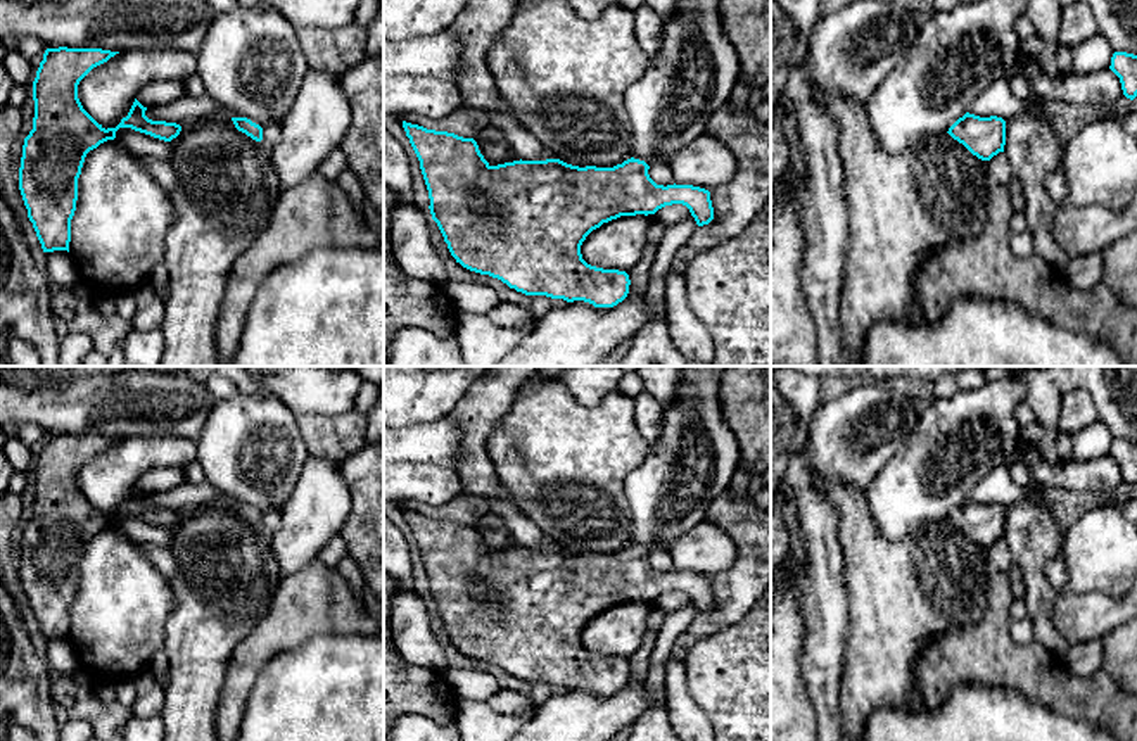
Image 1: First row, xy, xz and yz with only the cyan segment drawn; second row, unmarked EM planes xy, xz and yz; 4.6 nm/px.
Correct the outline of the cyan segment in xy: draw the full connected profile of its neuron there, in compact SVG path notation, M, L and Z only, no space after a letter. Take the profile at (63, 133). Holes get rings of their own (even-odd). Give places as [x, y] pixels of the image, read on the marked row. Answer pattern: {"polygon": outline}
{"polygon": "M47 48L36 71L36 78L33 81L33 130L24 138L22 145L19 190L43 252L69 252L71 219L78 200L78 178L90 150L107 140L114 140L119 128L131 128L164 142L171 142L181 131L181 126L176 123L149 119L145 116L147 107L143 107L137 98L128 116L123 117L116 128L107 130L83 109L78 98L79 81L93 67L107 62L116 54L119 52L102 48Z"}

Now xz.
{"polygon": "M406 121L403 128L420 161L432 219L451 256L463 268L498 278L525 295L613 307L627 297L631 280L626 271L596 268L582 259L581 245L593 230L620 216L648 216L672 204L686 206L698 226L714 219L708 190L657 185L648 174L650 166L634 157L613 168L579 168L560 159L491 166L473 138Z"}

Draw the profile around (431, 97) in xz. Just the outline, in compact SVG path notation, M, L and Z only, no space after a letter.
M384 76L384 114L420 114L434 121L465 107L454 81L439 78Z

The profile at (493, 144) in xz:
M486 126L473 138L479 145L480 154L489 162L489 166L498 166L508 162L513 154L506 135L496 126Z

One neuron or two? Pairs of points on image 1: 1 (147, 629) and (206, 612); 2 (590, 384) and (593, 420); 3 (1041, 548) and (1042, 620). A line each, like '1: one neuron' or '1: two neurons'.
1: two neurons
2: two neurons
3: one neuron

